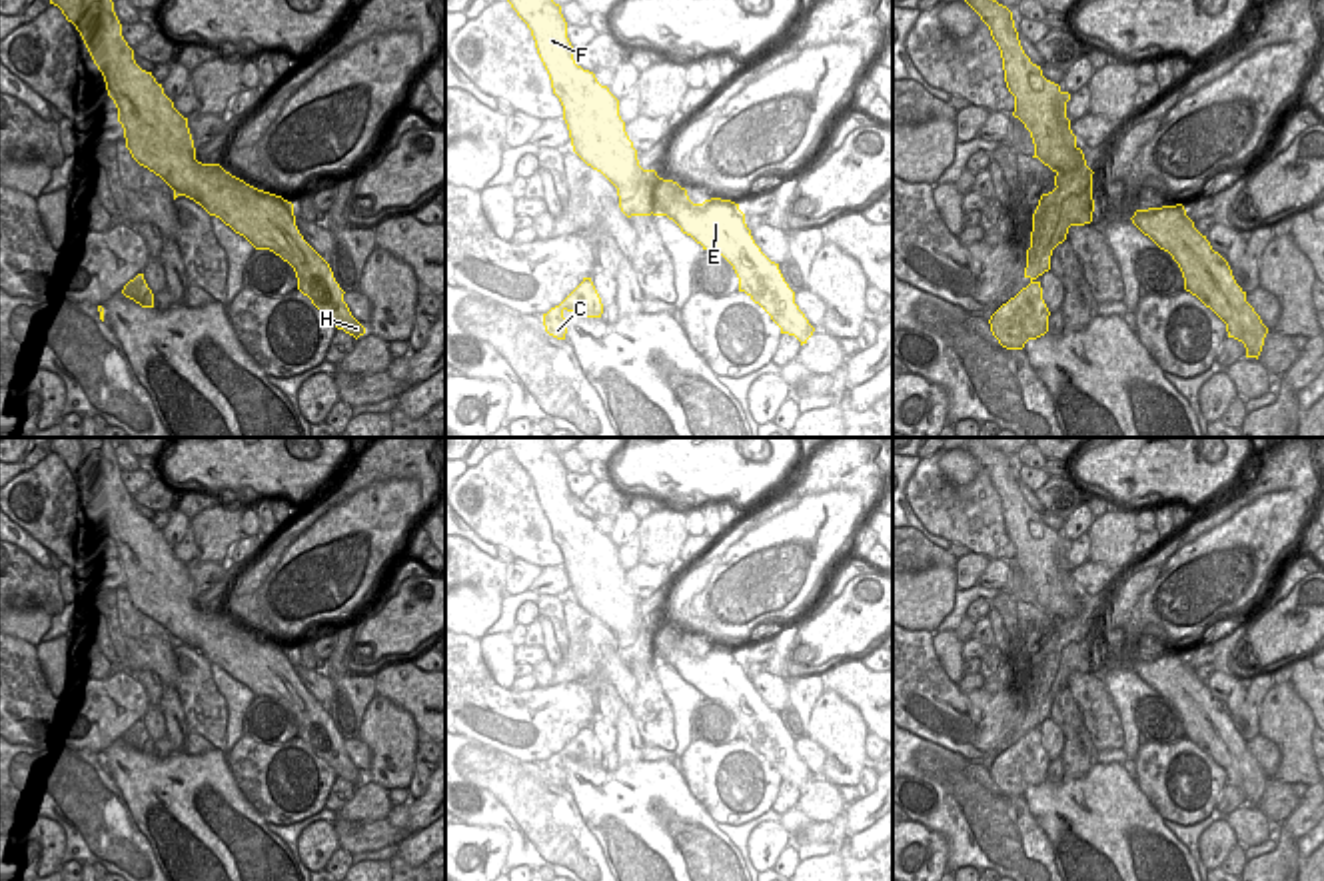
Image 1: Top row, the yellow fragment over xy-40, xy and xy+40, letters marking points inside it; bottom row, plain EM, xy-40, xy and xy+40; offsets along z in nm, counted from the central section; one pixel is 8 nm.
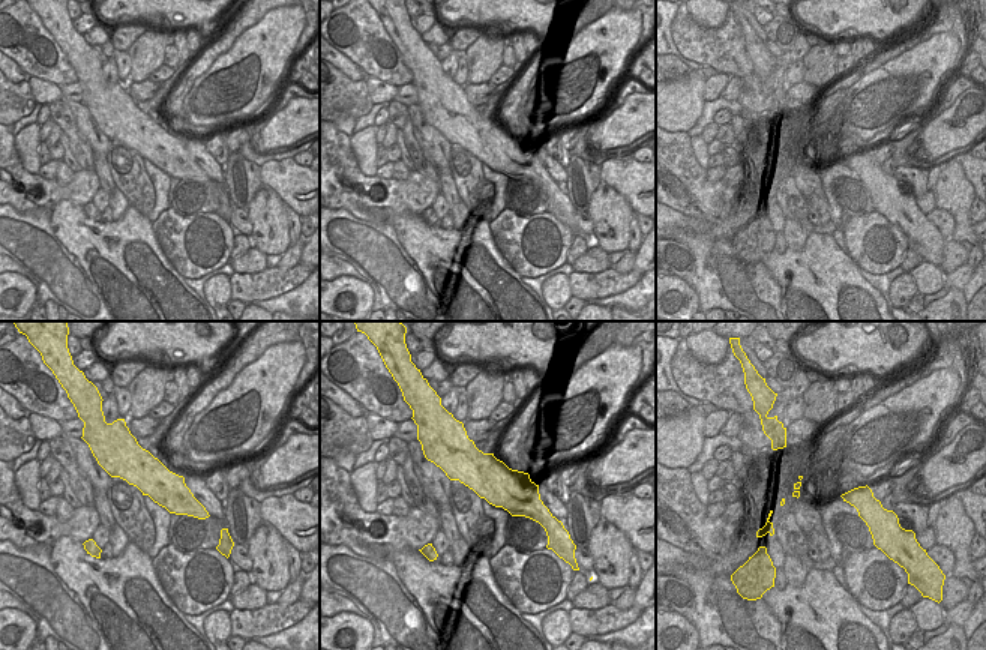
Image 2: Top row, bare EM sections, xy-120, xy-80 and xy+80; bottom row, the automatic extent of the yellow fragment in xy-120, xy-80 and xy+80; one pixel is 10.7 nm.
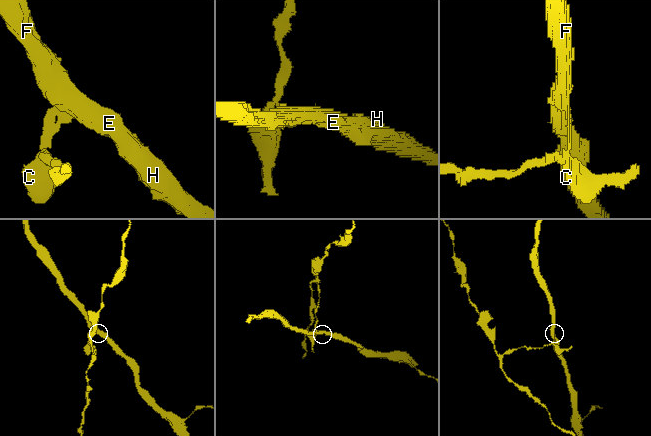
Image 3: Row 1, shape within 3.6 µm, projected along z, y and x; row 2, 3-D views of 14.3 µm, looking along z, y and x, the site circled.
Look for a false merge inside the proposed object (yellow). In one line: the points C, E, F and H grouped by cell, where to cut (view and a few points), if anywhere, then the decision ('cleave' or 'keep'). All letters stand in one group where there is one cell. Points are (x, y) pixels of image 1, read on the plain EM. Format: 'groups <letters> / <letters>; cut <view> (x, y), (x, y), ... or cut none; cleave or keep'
groups C / E F H; cut xy (590, 726), (584, 730); cleave

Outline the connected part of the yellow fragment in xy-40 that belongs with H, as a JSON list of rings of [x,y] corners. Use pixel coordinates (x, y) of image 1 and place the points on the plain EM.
[[[48,438],[48,441],[50,451],[76,473],[102,519],[132,605],[160,623],[174,637],[174,647],[178,643],[194,647],[256,697],[270,697],[288,709],[296,719],[298,737],[337,777],[355,787],[363,783],[365,775],[343,749],[345,739],[330,711],[300,681],[294,651],[246,631],[220,611],[196,607],[188,565],[174,555],[152,519],[136,511],[112,445],[102,438]]]

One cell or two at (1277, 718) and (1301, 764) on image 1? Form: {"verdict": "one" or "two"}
{"verdict": "one"}

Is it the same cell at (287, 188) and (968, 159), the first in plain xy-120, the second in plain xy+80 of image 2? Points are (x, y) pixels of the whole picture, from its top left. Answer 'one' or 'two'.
one

